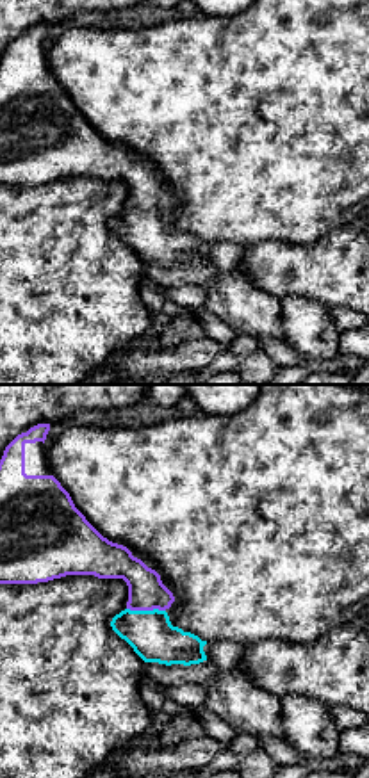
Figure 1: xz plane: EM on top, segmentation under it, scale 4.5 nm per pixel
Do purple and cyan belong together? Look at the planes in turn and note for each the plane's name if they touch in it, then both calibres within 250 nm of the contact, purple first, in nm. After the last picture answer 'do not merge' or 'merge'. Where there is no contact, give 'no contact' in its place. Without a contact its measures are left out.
xz | 160/200 nm

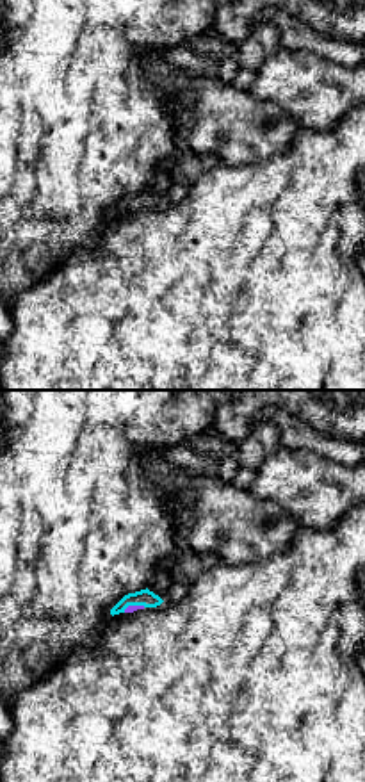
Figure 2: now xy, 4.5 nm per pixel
xy | 30/80 nm

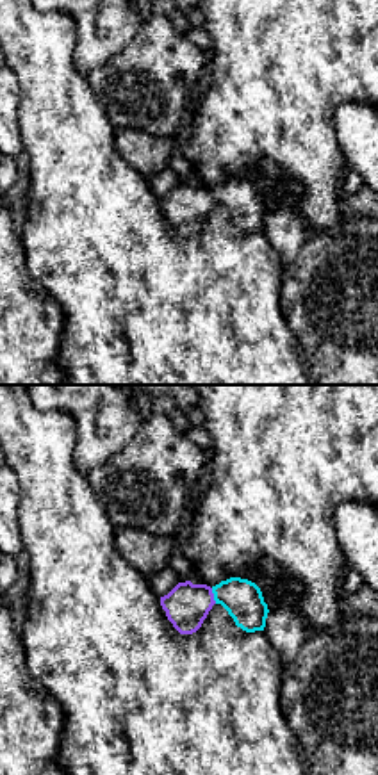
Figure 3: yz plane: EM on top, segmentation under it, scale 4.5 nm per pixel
yz | 200/180 nm

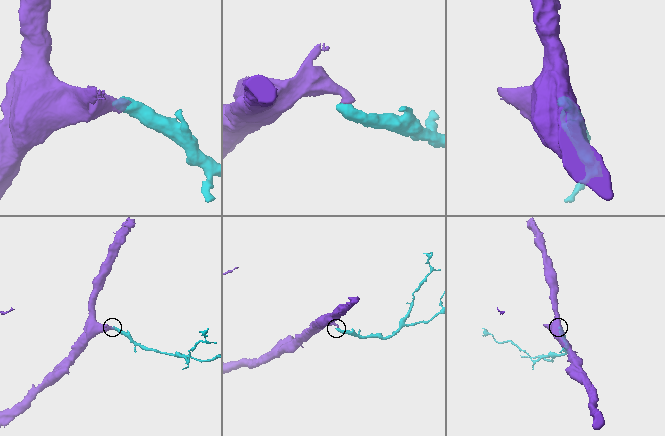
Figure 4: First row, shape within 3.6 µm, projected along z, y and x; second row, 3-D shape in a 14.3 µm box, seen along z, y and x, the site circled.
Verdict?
merge

